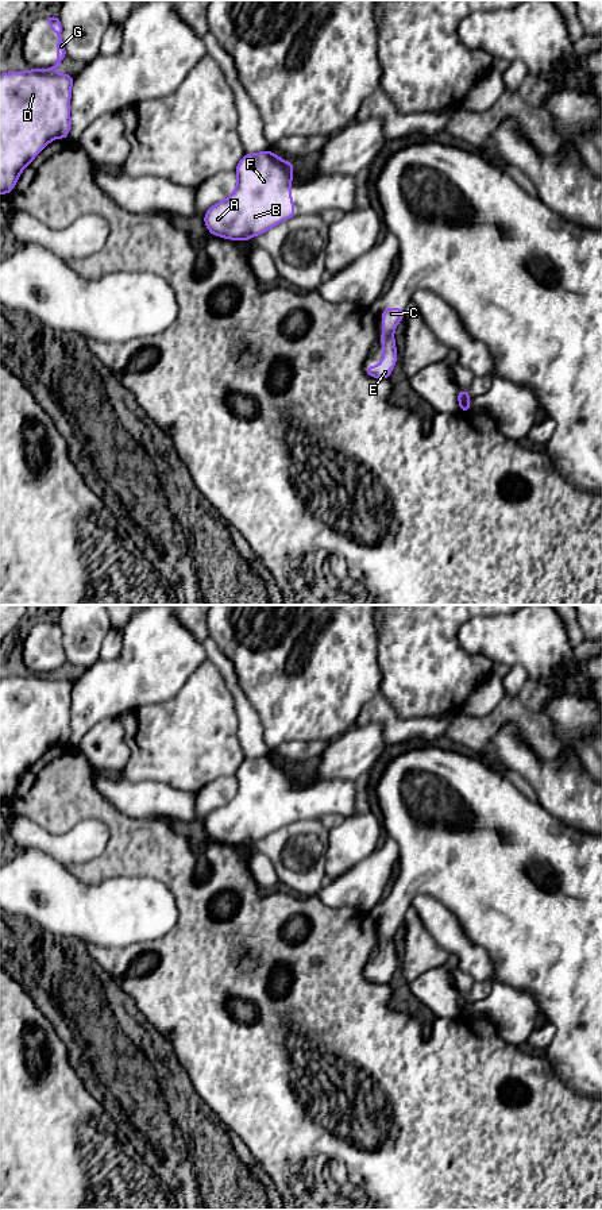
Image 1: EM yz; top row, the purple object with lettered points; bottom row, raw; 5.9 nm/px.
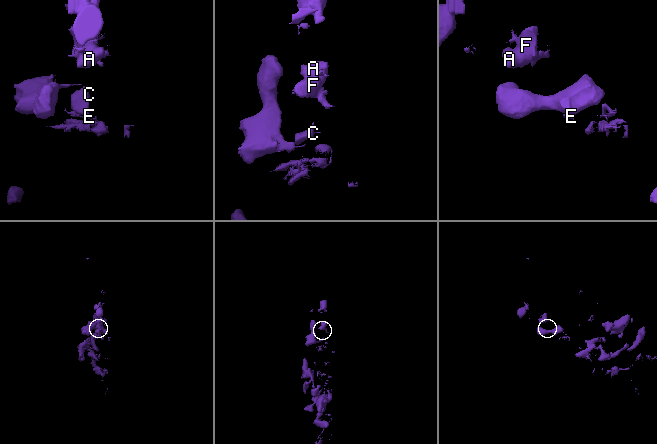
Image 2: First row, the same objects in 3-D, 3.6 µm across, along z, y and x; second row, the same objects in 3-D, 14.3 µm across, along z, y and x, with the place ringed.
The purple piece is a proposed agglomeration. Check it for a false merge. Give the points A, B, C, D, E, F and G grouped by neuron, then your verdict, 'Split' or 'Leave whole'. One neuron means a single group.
Groups: A B F G / C D E. Split

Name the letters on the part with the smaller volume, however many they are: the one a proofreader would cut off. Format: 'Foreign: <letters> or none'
Foreign: C, D, E

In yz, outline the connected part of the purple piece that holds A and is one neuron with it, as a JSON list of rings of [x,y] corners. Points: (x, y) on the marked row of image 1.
[[[271,150],[244,154],[236,166],[236,189],[225,200],[212,205],[204,216],[208,231],[220,238],[250,240],[267,232],[278,223],[294,217],[292,200],[292,178],[294,162],[288,162]]]

